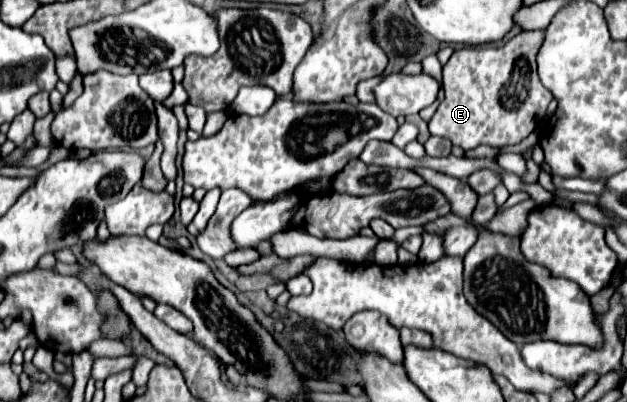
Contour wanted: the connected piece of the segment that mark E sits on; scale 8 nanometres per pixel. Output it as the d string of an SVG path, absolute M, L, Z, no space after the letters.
M542 30L522 32L506 46L478 46L456 50L442 70L444 100L428 122L430 134L448 138L462 150L488 144L494 148L522 142L544 118L552 100L536 74L536 52Z

